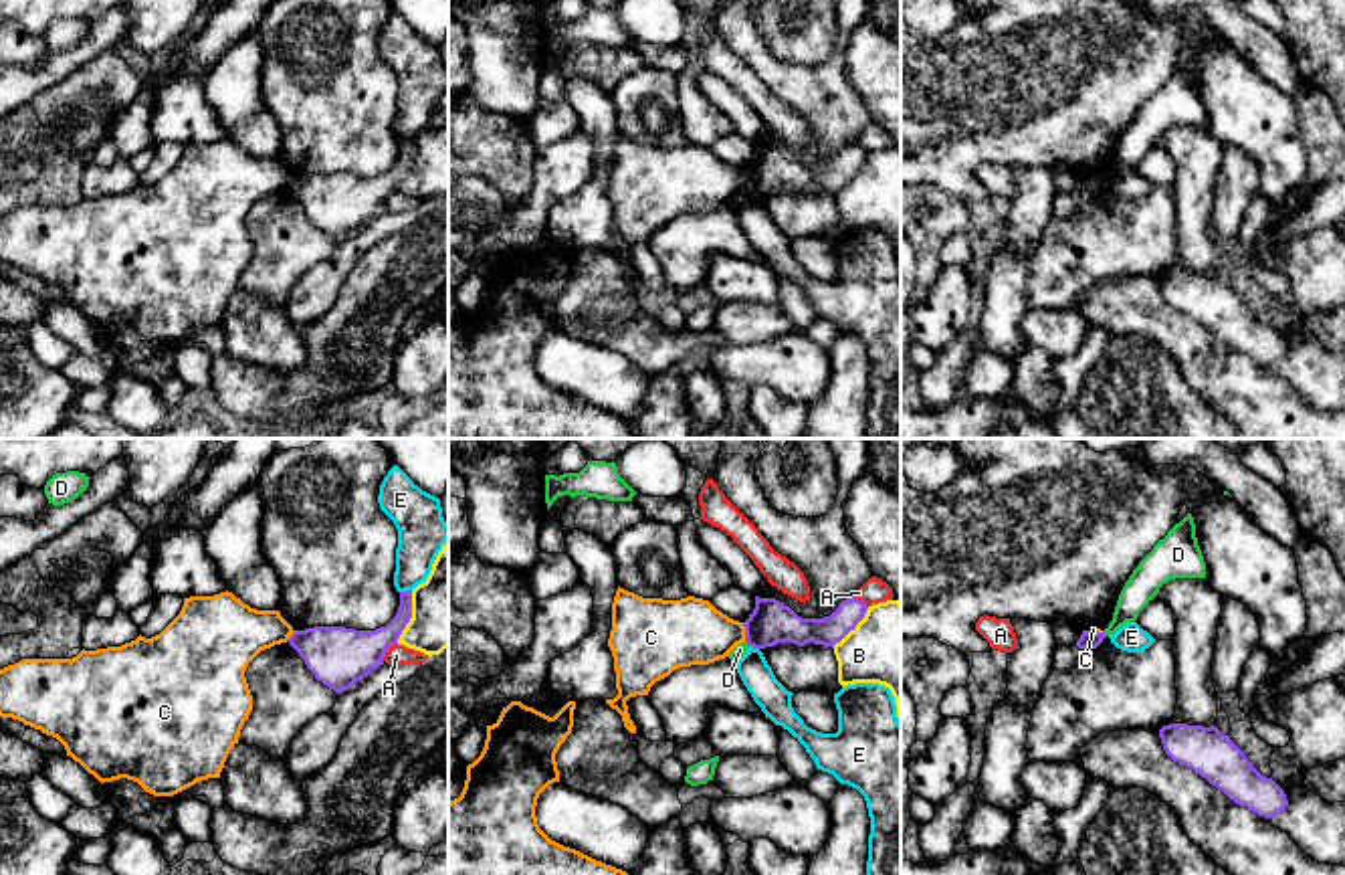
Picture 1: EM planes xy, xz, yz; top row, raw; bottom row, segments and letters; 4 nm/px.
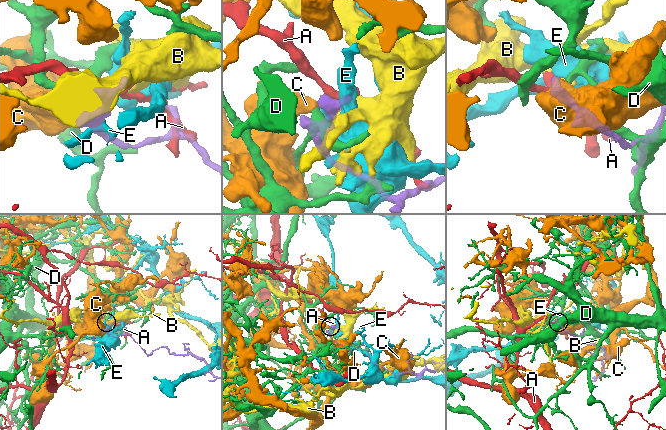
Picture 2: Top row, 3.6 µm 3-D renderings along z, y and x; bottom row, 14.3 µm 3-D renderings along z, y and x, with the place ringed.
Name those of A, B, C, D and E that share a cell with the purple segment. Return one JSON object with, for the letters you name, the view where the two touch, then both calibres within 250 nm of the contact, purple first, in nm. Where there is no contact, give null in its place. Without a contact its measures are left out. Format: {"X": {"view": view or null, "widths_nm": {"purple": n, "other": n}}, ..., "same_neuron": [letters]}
{"same_neuron": []}

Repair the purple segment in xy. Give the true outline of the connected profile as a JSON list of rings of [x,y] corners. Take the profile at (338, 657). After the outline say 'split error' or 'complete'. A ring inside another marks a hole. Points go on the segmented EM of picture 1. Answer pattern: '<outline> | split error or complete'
[[[406,590],[400,592],[398,612],[386,626],[376,630],[313,626],[295,630],[289,645],[315,679],[339,695],[380,667],[386,651],[398,643],[410,618],[412,590]]] | complete

